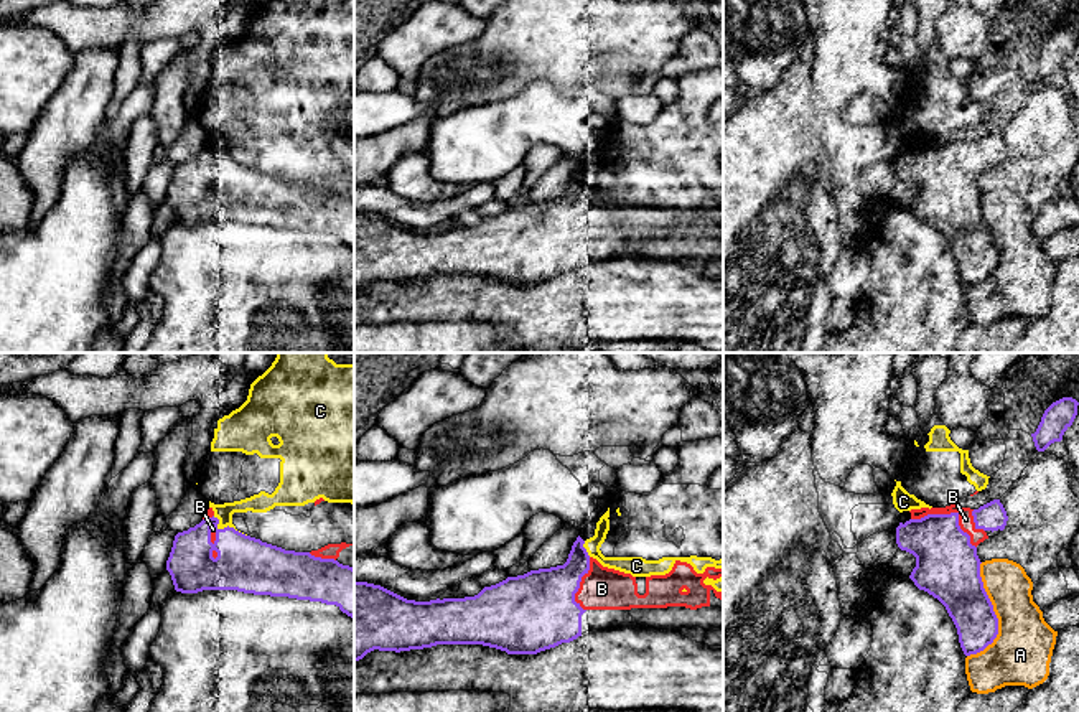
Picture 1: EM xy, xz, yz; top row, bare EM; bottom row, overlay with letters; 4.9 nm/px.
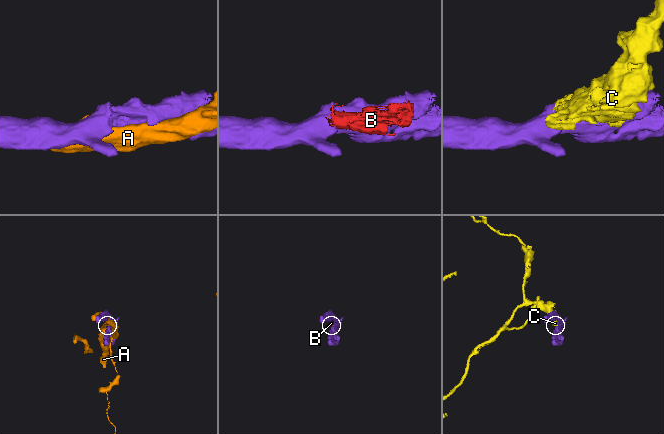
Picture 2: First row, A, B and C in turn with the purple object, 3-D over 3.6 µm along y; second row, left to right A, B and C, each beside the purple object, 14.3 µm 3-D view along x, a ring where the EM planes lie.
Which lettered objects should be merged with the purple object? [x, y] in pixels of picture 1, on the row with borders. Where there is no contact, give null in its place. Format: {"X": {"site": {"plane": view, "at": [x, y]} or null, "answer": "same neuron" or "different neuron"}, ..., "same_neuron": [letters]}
{"A": {"site": {"plane": "yz", "at": [995, 615]}, "answer": "different neuron"}, "B": {"site": {"plane": "yz", "at": [951, 513]}, "answer": "different neuron"}, "C": {"site": {"plane": "xy", "at": [226, 528]}, "answer": "different neuron"}, "same_neuron": []}

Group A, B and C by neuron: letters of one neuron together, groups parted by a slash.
A / B C

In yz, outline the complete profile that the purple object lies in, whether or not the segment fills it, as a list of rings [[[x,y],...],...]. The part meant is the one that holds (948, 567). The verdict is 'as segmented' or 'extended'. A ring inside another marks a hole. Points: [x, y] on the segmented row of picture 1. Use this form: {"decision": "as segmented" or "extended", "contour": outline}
{"decision": "as segmented", "contour": [[[959,513],[899,522],[896,544],[916,557],[909,578],[946,607],[964,654],[977,654],[992,644],[998,618],[983,588],[977,547],[960,529]]]}

